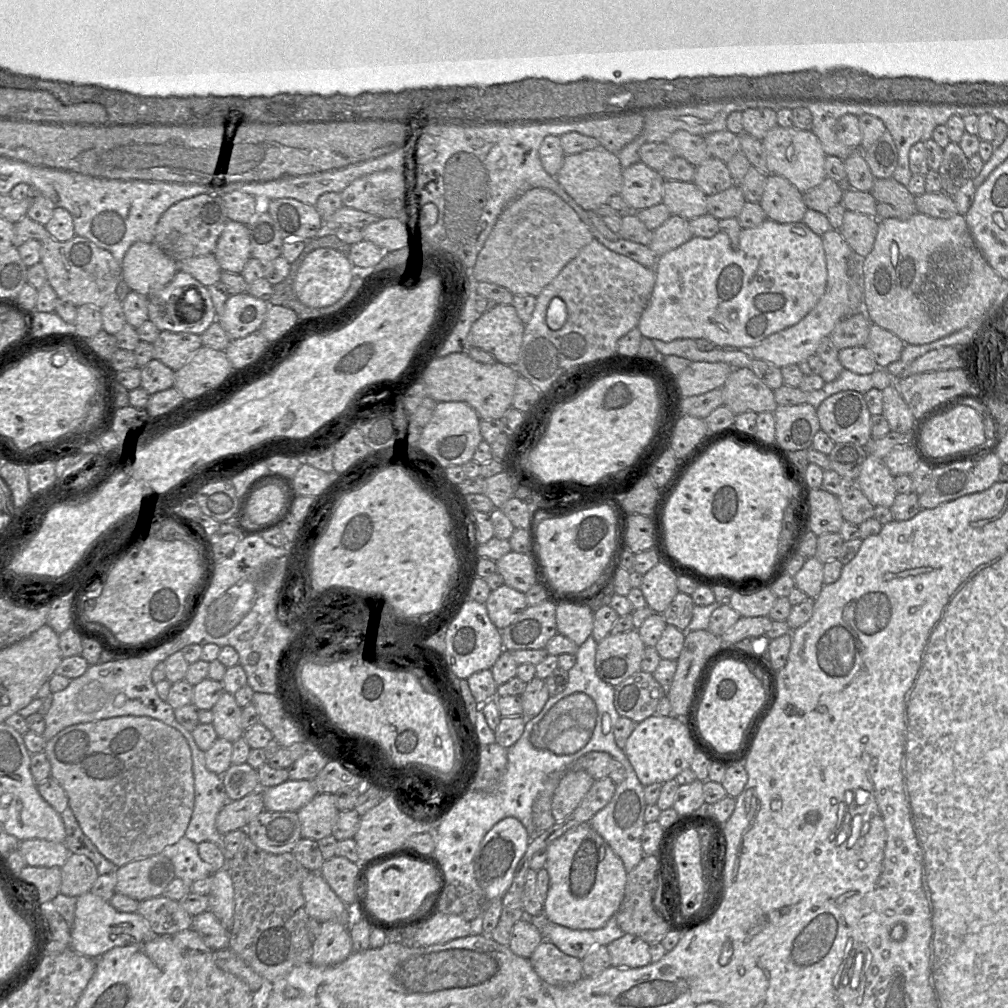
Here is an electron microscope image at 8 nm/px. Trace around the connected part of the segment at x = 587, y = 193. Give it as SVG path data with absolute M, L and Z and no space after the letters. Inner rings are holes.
M596 148L565 155L556 180L581 208L591 211L608 204L608 200L612 196L619 194L622 186L622 170L615 153L603 148Z

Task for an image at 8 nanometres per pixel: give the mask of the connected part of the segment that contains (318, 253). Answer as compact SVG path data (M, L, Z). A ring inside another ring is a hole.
M318 248L311 251L293 275L293 290L306 306L322 308L336 303L349 288L355 268L347 254L332 248Z

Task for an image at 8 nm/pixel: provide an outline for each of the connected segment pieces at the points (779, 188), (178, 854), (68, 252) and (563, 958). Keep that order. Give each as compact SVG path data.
M767 175L759 203L767 219L778 223L802 222L807 206L801 193L789 180L779 175Z
M185 836L175 844L165 847L161 854L171 860L175 876L188 884L215 873L211 865L199 856L198 844Z
M79 235L67 241L57 241L53 237L38 241L41 242L41 263L47 281L59 298L76 307L84 304L103 307L115 296L116 287L122 280L122 267L109 251Z
M548 940L535 948L529 960L537 975L551 985L575 983L584 976L581 960L563 953Z

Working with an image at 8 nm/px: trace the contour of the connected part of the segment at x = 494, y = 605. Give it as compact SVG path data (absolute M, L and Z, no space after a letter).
M505 584L491 591L485 605L490 620L499 630L510 625L528 606L525 593Z

